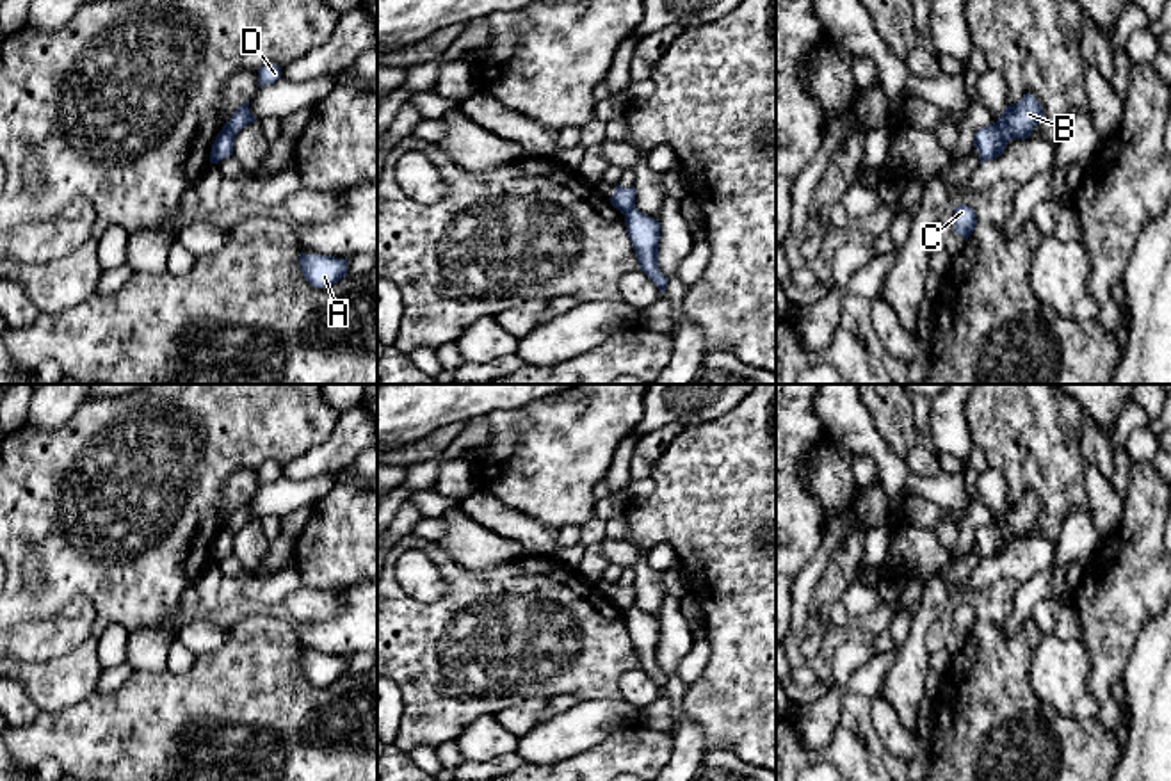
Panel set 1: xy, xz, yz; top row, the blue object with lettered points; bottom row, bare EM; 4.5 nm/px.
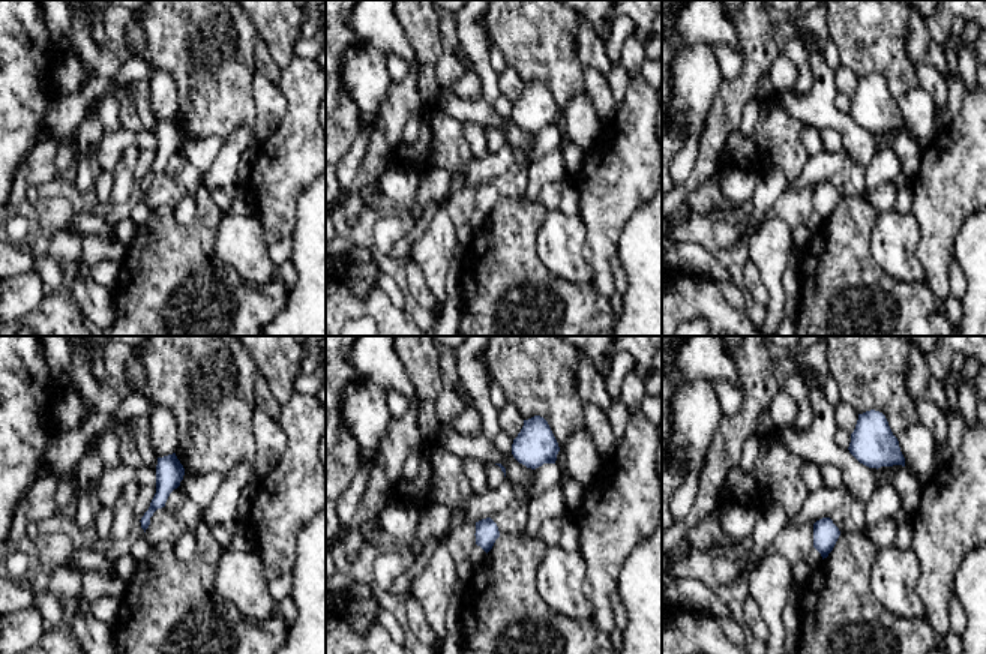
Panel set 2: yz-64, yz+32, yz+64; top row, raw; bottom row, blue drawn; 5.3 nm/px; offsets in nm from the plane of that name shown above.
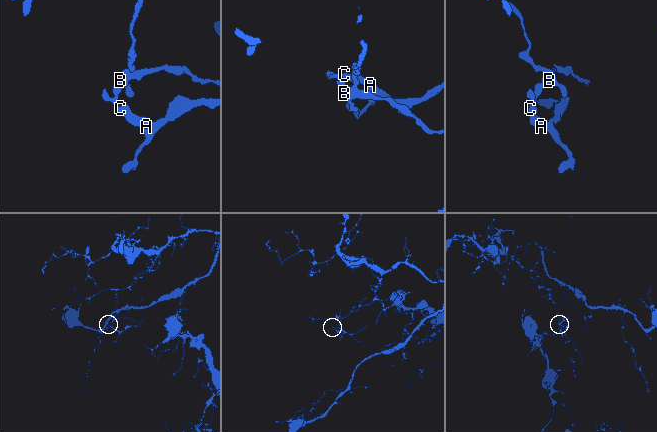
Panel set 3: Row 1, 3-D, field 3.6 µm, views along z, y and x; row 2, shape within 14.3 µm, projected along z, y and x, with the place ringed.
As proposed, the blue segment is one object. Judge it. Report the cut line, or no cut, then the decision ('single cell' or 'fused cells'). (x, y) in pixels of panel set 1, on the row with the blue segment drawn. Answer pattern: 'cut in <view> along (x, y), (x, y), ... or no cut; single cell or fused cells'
cut in yz along (995, 123), (1006, 141); fused cells

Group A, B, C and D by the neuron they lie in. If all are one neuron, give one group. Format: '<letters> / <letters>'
A C / B D

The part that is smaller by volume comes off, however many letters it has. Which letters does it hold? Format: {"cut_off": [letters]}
{"cut_off": ["A", "C"]}

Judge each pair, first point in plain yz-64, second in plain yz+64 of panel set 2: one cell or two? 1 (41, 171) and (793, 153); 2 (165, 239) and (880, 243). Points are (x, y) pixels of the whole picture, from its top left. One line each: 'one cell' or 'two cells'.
1: two cells
2: two cells

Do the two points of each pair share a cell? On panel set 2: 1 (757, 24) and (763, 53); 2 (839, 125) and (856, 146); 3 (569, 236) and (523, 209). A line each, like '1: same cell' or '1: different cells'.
1: same cell
2: same cell
3: different cells

